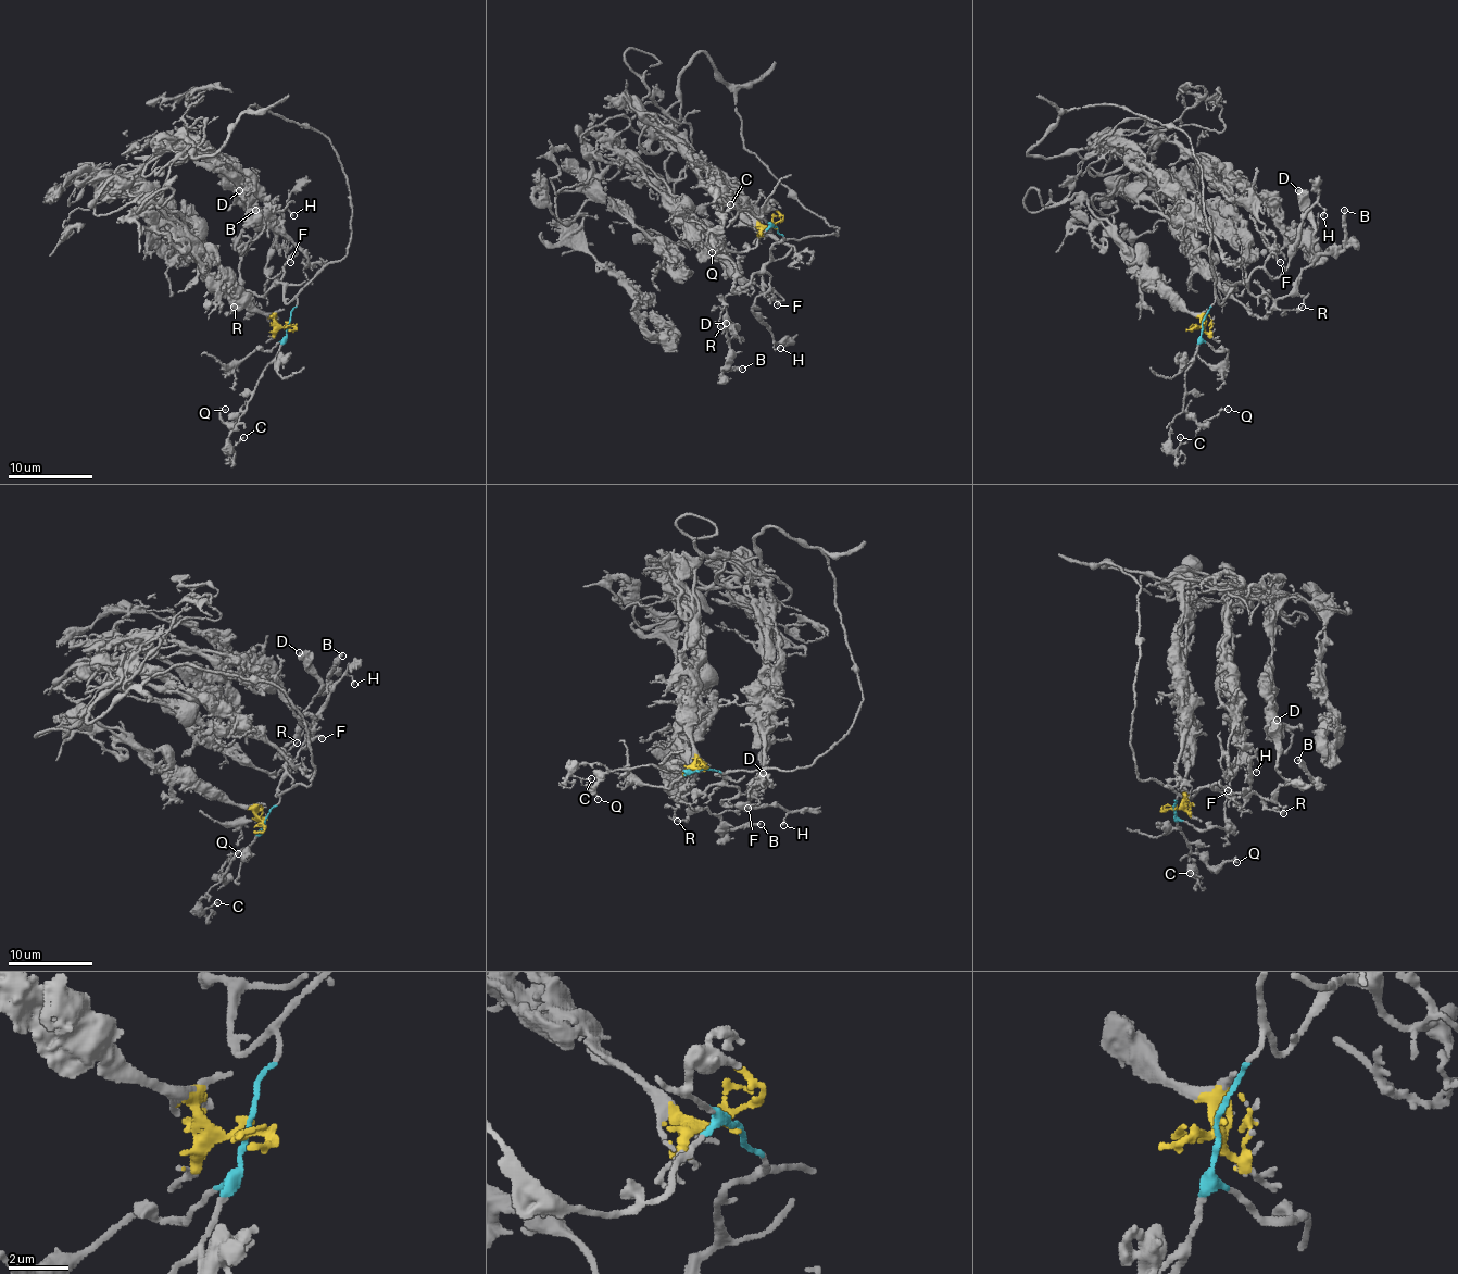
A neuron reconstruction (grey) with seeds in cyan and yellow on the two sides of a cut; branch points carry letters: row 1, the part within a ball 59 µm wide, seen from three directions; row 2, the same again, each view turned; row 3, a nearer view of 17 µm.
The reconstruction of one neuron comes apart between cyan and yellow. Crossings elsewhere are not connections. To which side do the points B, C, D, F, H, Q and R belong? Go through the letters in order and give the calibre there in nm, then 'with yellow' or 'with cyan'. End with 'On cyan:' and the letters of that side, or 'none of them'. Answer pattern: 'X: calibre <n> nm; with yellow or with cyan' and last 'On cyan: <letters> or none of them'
B: calibre 280 nm; with cyan
C: calibre 150 nm; with cyan
D: calibre 600 nm; with cyan
F: calibre 160 nm; with cyan
H: calibre 180 nm; with cyan
Q: calibre 170 nm; with cyan
R: calibre 190 nm; with cyan
On cyan: B, C, D, F, H, Q, R

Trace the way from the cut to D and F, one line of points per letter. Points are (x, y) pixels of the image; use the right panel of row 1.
D: (1203, 324), (1207, 311), (1239, 284), (1256, 297), (1283, 299), (1312, 262), (1310, 215), (1306, 199), (1298, 190)
F: (1203, 324), (1207, 311), (1215, 302), (1221, 302), (1261, 266), (1270, 254), (1281, 262)

